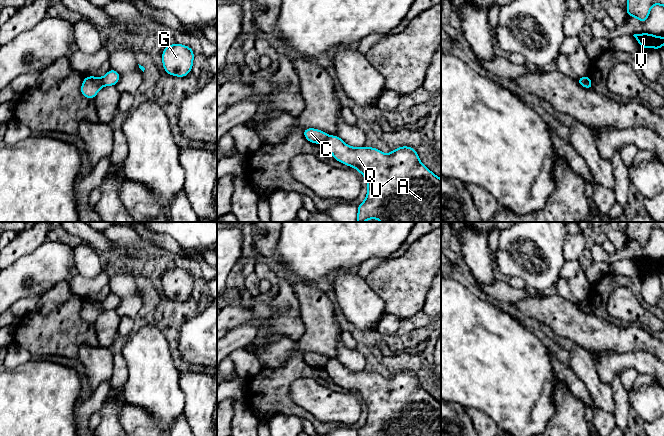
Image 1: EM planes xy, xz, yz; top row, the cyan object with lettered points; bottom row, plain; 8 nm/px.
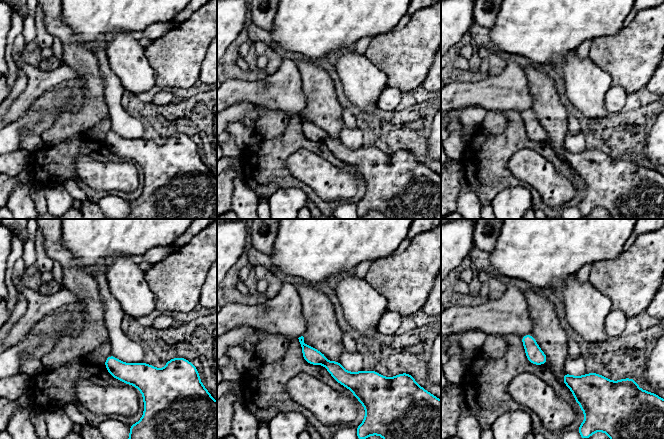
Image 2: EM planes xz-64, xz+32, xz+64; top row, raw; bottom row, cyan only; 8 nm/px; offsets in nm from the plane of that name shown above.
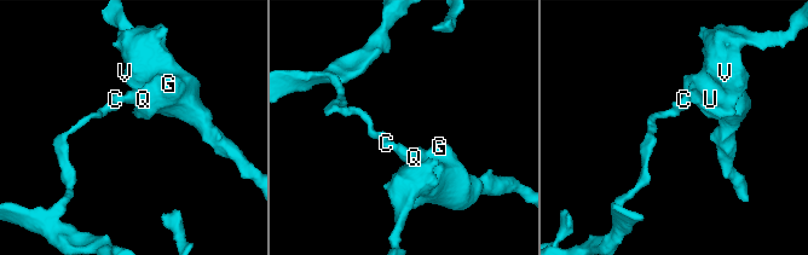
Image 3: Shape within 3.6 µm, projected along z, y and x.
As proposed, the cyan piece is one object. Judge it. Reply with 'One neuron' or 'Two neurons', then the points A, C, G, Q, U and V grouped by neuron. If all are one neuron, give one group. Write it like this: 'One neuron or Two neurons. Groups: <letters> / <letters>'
Two neurons. Groups: A G Q U V / C

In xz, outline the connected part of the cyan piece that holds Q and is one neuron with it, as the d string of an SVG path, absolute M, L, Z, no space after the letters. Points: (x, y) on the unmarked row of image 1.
M338 359L328 360L324 369L335 384L364 399L368 414L358 436L441 436L441 403L420 386L416 373L401 370L385 378L374 371L348 370Z

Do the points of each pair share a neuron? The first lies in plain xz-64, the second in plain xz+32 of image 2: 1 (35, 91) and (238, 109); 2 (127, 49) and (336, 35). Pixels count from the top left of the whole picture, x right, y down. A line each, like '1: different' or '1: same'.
1: same
2: different

